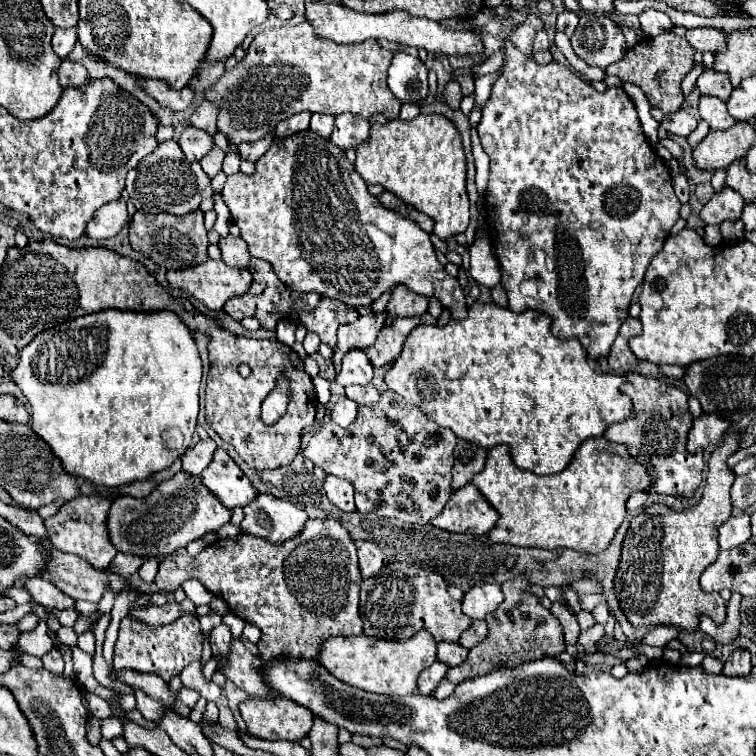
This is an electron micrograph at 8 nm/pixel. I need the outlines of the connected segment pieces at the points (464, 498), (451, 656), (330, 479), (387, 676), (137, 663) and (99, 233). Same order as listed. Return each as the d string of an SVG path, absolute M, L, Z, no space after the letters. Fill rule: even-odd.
M466 484L452 494L442 514L436 516L432 524L448 532L488 534L488 528L496 524L496 510L472 488L472 484Z
M438 642L438 660L448 666L458 666L468 656L468 650L458 642Z
M326 476L324 492L328 500L336 504L340 510L346 510L346 512L354 510L354 488L352 484L348 484L348 480L340 480L338 476Z
M420 630L412 638L402 642L378 640L366 634L354 638L336 636L322 644L322 654L320 654L322 666L342 682L366 692L376 692L386 696L416 694L416 680L420 672L428 668L428 664L432 664L434 660L436 660L436 640L428 630Z
M184 614L176 622L166 624L162 628L150 628L126 616L121 620L114 646L113 667L132 668L138 672L156 672L164 680L170 680L172 676L180 674L188 664L200 660L200 640L200 622L194 614Z
M124 200L108 202L92 216L92 220L86 226L86 234L90 238L112 238L122 230L126 222L128 222L126 202Z

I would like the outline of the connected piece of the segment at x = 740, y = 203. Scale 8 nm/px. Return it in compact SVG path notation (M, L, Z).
M722 188L702 208L700 218L706 224L720 224L724 220L738 220L744 208L744 198L738 192Z

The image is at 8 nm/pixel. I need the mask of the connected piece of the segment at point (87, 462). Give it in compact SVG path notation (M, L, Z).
M106 308L102 312L86 314L82 318L74 318L72 322L60 324L52 330L46 330L46 332L38 334L20 352L20 360L18 360L16 370L12 372L12 378L20 386L22 394L28 398L34 432L42 440L48 442L48 446L62 460L64 468L68 468L70 474L74 472L76 476L82 476L94 484L112 488L112 486L122 486L122 484L130 484L136 480L146 480L150 474L168 468L168 464L172 464L176 458L180 458L192 442L192 434L196 428L196 416L198 416L198 390L200 390L200 378L202 378L202 362L200 362L200 354L198 354L190 328L170 310L132 312L132 310Z

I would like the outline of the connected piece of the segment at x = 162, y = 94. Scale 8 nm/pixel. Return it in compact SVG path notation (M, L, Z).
M140 80L140 84L150 96L154 96L160 104L172 110L186 110L194 100L194 90L190 86L184 86L182 90L174 90L164 80L144 80L144 82Z

